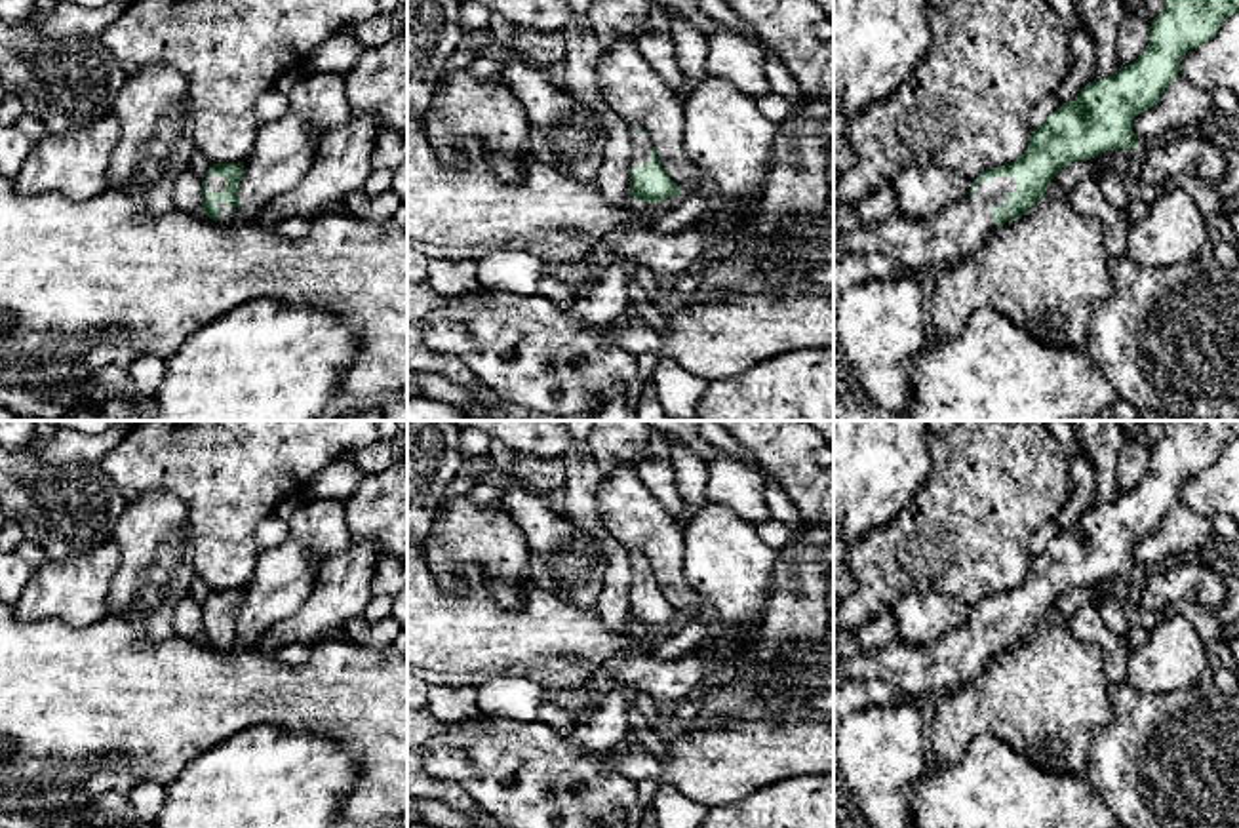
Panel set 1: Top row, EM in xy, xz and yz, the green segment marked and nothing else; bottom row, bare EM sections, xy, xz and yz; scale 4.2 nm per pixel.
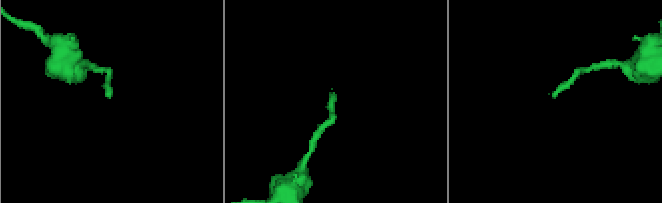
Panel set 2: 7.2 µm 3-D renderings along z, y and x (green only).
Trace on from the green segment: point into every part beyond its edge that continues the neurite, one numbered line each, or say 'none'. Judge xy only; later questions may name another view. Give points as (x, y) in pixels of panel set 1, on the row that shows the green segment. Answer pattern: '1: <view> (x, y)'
1: xy (214, 183)

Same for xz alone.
1: xz (640, 145)

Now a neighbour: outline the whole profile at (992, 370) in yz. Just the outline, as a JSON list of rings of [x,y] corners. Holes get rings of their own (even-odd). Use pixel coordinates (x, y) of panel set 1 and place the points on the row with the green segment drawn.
[[[992,306],[976,308],[957,337],[933,337],[906,369],[910,398],[904,421],[1085,421],[1119,400],[1087,350],[1037,341]]]

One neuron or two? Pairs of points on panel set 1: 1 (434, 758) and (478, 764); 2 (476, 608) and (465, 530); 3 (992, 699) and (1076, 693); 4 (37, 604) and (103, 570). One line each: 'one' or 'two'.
1: one
2: two
3: one
4: one

